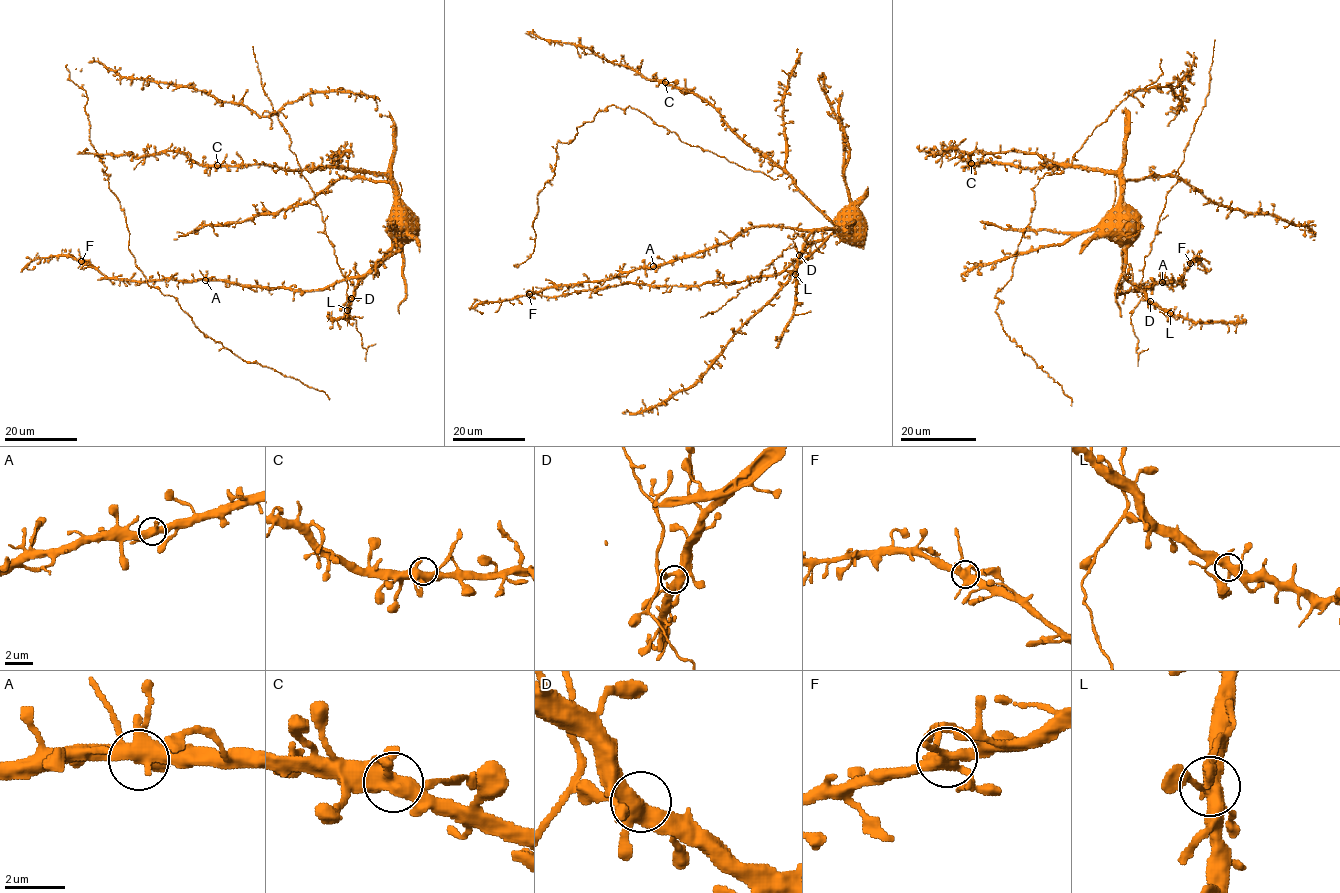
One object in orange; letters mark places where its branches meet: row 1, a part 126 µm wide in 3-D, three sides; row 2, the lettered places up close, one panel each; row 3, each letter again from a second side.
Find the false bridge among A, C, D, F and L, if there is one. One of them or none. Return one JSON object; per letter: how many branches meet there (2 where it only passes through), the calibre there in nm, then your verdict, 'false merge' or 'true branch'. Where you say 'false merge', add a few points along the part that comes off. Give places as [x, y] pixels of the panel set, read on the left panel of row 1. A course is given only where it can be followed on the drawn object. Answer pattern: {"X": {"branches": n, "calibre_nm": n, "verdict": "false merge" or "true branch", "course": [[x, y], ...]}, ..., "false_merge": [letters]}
{"A": {"branches": 6, "calibre_nm": 460, "verdict": "true branch"}, "C": {"branches": 5, "calibre_nm": 480, "verdict": "true branch"}, "D": {"branches": 4, "calibre_nm": 480, "verdict": "true branch"}, "F": {"branches": 5, "calibre_nm": 420, "verdict": "true branch"}, "L": {"branches": 5, "calibre_nm": 440, "verdict": "true branch"}, "false_merge": []}

